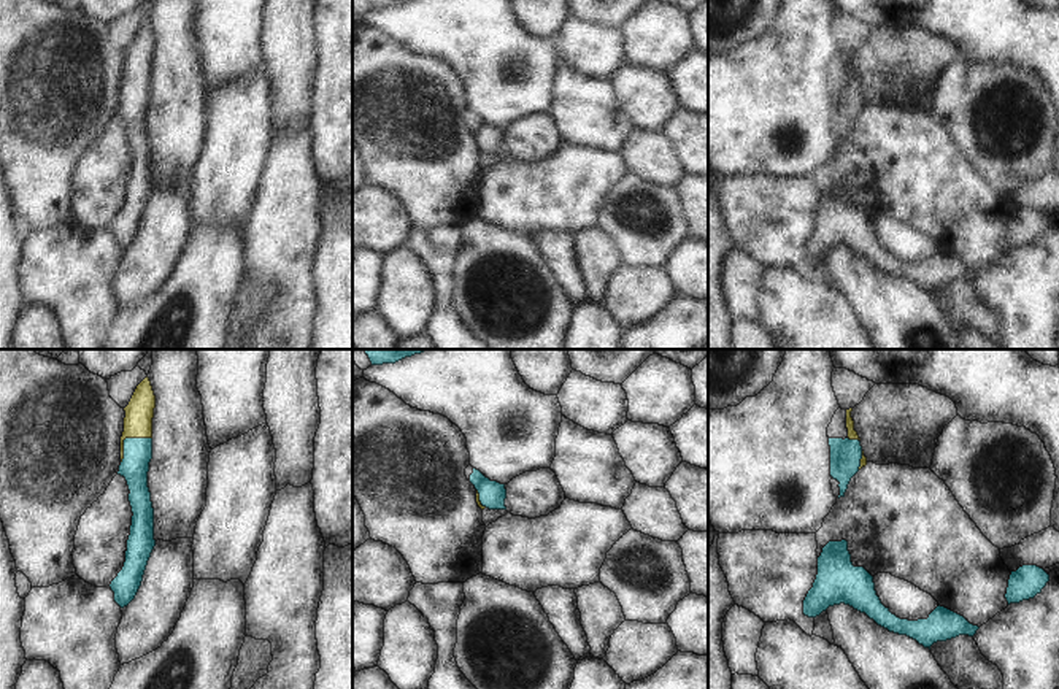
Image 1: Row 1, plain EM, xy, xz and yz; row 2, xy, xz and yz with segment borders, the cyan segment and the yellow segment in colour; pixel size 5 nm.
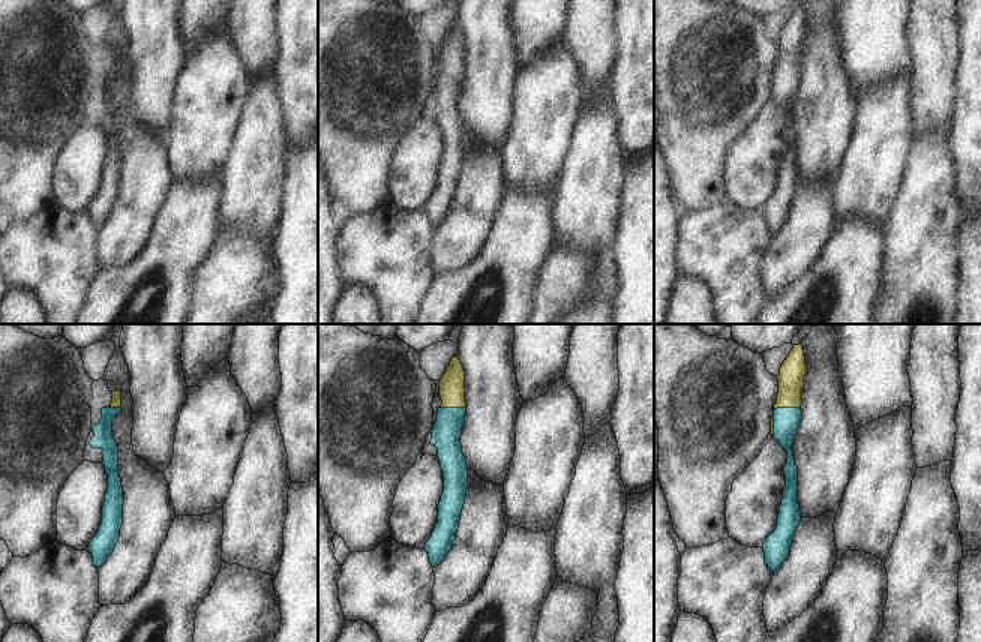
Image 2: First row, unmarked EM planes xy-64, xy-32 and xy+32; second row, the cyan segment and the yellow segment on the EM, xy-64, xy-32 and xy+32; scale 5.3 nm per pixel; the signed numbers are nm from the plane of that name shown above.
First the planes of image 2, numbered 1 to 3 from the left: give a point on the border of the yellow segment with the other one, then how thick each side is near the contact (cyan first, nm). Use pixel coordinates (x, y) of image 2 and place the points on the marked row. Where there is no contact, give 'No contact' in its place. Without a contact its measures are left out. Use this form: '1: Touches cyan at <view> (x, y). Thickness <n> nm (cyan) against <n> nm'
1: Touches cyan at xy-64 (114, 408). Thickness 100 nm (cyan) against 50 nm
2: Touches cyan at xy-32 (453, 408). Thickness 160 nm (cyan) against 140 nm
3: Touches cyan at xy+32 (786, 408). Thickness 140 nm (cyan) against 140 nm

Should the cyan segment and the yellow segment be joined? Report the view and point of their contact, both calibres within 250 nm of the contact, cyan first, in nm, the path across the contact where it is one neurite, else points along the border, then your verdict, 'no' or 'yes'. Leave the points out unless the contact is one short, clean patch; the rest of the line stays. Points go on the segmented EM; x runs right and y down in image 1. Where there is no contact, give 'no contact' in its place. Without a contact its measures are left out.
xy (126, 438) | 140/140 nm | across xy (137, 451), (126, 438), (137, 427), (138, 413) | yes

